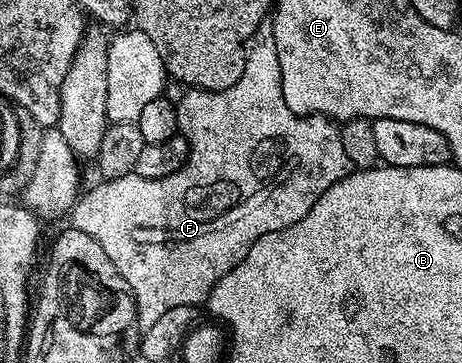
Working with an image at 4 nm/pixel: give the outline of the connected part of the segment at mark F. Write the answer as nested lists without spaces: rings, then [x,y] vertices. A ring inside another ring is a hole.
[[[266,22],[257,28],[257,35],[245,58],[245,69],[239,82],[235,82],[235,86],[218,92],[209,92],[206,88],[189,88],[186,93],[182,100],[176,101],[177,130],[189,144],[189,157],[182,168],[167,178],[143,178],[130,174],[114,180],[105,180],[100,182],[101,184],[95,185],[89,193],[86,191],[71,209],[72,227],[83,230],[83,234],[91,234],[91,238],[95,238],[95,242],[99,242],[99,246],[103,246],[107,258],[111,258],[111,262],[115,262],[115,270],[119,270],[119,274],[123,274],[137,303],[137,327],[141,330],[152,326],[159,318],[159,314],[167,314],[167,310],[172,310],[175,306],[197,306],[200,305],[200,300],[201,303],[208,301],[209,291],[213,289],[215,282],[219,282],[219,278],[223,278],[223,274],[227,274],[232,268],[239,266],[239,262],[243,262],[243,258],[247,258],[247,250],[251,250],[251,246],[255,246],[255,242],[259,238],[263,238],[263,234],[271,234],[271,230],[283,230],[287,226],[299,222],[299,218],[303,218],[307,214],[307,210],[311,210],[311,206],[315,206],[315,202],[319,202],[319,198],[328,188],[335,186],[335,182],[344,178],[344,174],[337,170],[331,170],[331,174],[315,170],[311,176],[285,176],[285,156],[277,154],[277,132],[275,132],[275,108],[281,106],[285,99],[281,93],[279,54],[275,48],[272,23]],[[148,256],[149,268],[141,268]]]

